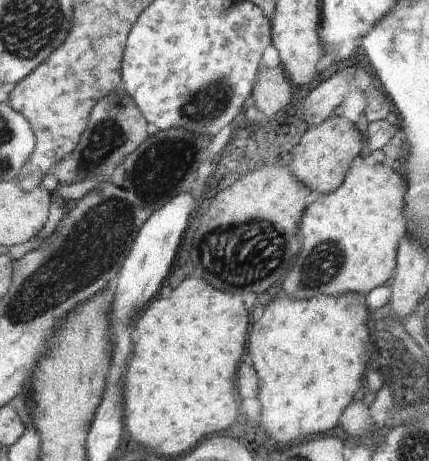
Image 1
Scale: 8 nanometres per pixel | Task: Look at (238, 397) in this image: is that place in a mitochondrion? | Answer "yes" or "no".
no

